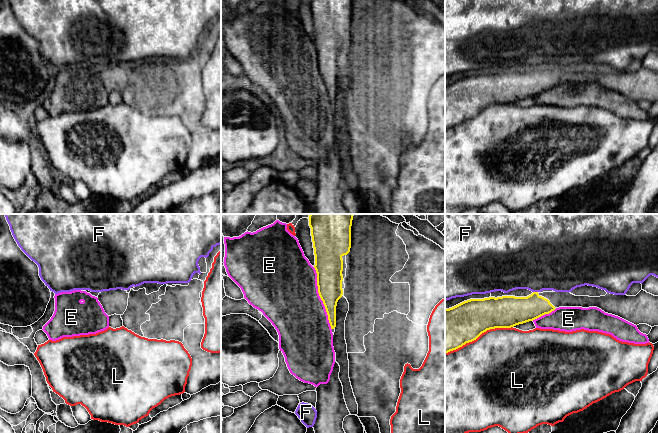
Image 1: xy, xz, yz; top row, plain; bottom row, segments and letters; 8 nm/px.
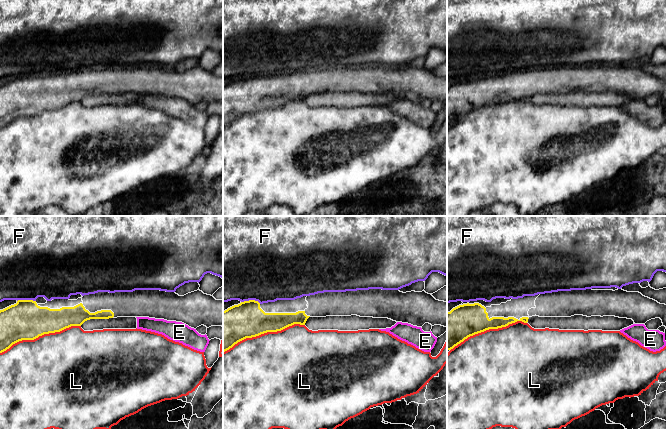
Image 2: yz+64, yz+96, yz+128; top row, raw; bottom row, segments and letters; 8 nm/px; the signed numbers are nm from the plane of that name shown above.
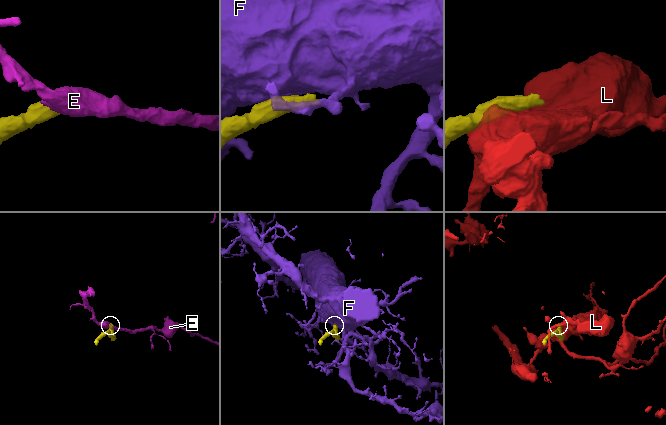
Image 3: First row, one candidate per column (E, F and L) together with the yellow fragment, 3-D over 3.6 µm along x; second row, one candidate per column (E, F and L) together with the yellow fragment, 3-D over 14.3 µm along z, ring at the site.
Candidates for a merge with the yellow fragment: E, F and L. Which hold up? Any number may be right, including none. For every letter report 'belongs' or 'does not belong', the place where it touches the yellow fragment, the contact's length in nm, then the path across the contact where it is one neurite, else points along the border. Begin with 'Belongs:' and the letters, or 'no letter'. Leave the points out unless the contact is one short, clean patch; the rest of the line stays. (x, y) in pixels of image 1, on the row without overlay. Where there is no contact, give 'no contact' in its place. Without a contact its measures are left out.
Belongs: no letter
E: does not belong; meets yellow in xz at (320, 73); contact 500 nm long
F: does not belong; meets yellow in yz at (535, 68); contact 40 nm long
L: does not belong; meets yellow in yz at (478, 112); contact 600 nm long

